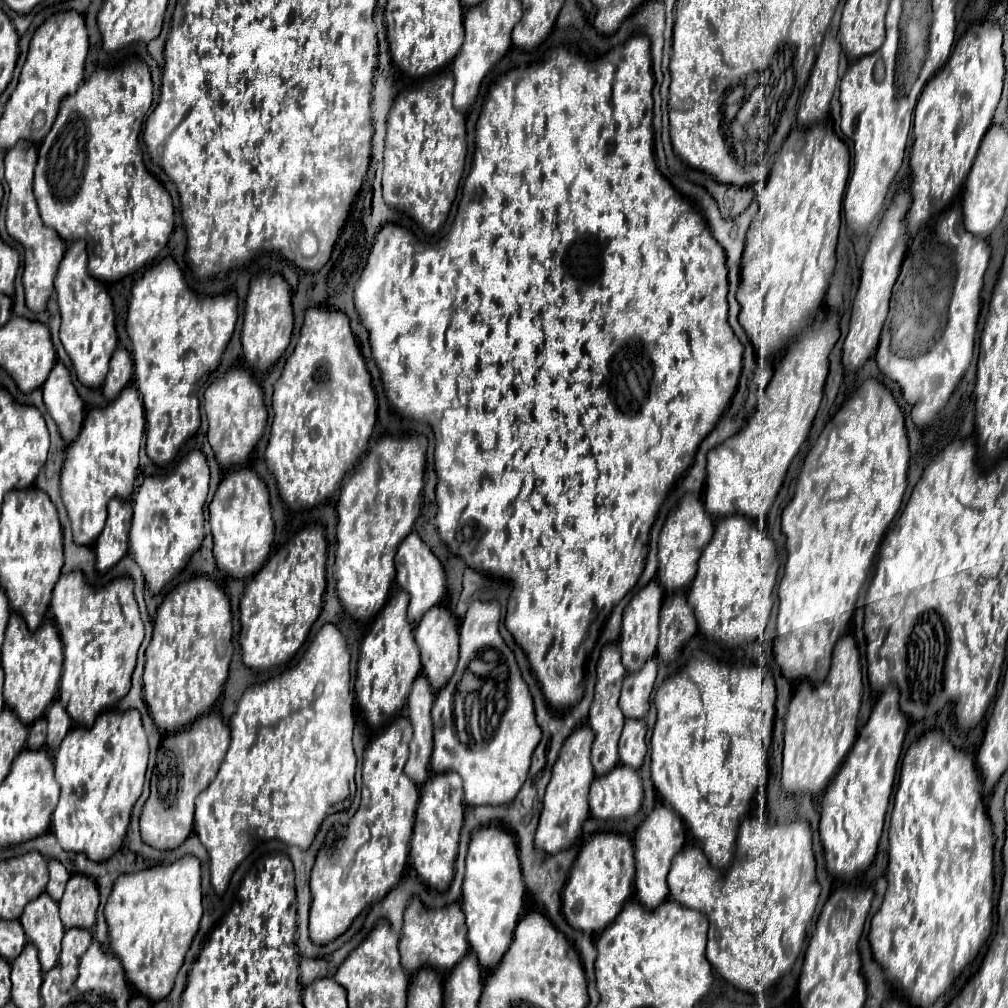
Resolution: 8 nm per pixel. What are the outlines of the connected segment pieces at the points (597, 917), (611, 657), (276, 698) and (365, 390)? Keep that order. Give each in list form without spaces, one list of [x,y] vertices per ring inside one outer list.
[[[598,832],[590,836],[572,864],[568,882],[562,894],[562,912],[568,924],[576,930],[584,930],[588,934],[598,934],[618,912],[622,904],[632,896],[632,880],[634,880],[634,850],[632,842],[624,834],[614,832]]]
[[[610,642],[602,648],[600,660],[596,666],[596,674],[598,674],[596,692],[594,692],[594,702],[590,706],[588,722],[590,722],[590,728],[596,736],[594,746],[592,746],[592,766],[596,770],[596,776],[602,776],[618,764],[618,740],[620,740],[622,726],[624,726],[624,714],[618,706],[618,698],[620,698],[620,688],[622,688],[622,680],[626,676],[626,670],[622,668],[622,662],[618,656],[618,642]]]
[[[328,622],[324,624],[316,638],[312,640],[312,644],[308,646],[308,650],[304,652],[304,656],[300,658],[300,662],[292,668],[292,670],[286,670],[262,684],[254,684],[250,686],[236,712],[232,714],[230,718],[230,728],[232,728],[232,740],[230,740],[230,748],[226,752],[226,758],[218,770],[218,776],[212,780],[212,784],[202,790],[196,798],[196,816],[194,816],[194,830],[202,842],[202,846],[208,850],[208,856],[210,856],[210,880],[212,880],[212,886],[216,890],[216,894],[224,894],[228,882],[230,882],[230,876],[232,872],[236,870],[236,866],[250,854],[252,850],[252,844],[256,840],[270,840],[270,838],[280,838],[284,844],[294,844],[302,850],[306,850],[310,844],[312,844],[312,838],[316,834],[316,830],[320,828],[322,820],[340,810],[336,808],[338,804],[346,802],[352,794],[354,788],[350,788],[350,784],[354,782],[354,772],[356,772],[356,756],[354,756],[354,750],[352,750],[352,730],[354,730],[354,714],[352,714],[352,704],[354,704],[354,696],[350,692],[350,654],[348,654],[348,648],[346,648],[346,638],[344,634],[338,630],[336,624]]]
[[[308,308],[300,340],[284,364],[282,376],[274,386],[274,422],[266,448],[268,468],[274,472],[280,496],[290,510],[314,508],[334,494],[342,478],[366,454],[368,440],[376,424],[376,398],[372,378],[360,354],[350,320],[344,312],[326,308]]]

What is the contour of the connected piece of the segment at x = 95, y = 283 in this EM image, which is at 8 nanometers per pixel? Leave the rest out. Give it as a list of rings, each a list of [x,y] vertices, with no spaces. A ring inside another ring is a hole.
[[[82,240],[70,242],[66,246],[64,258],[58,266],[54,288],[56,288],[56,296],[58,296],[60,314],[62,314],[60,340],[64,344],[64,350],[72,358],[78,380],[88,388],[100,388],[104,384],[104,378],[108,372],[110,356],[118,344],[118,336],[116,336],[116,328],[114,328],[112,298],[110,298],[106,286],[88,274],[86,264],[88,264],[86,244],[82,244]]]

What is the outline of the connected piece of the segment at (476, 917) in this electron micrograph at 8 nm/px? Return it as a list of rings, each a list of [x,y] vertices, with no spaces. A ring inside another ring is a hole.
[[[490,824],[490,828],[476,828],[470,834],[468,842],[460,904],[466,914],[470,950],[476,952],[482,968],[494,968],[508,950],[514,928],[524,908],[524,894],[526,888],[520,874],[520,860],[514,836],[494,824]]]

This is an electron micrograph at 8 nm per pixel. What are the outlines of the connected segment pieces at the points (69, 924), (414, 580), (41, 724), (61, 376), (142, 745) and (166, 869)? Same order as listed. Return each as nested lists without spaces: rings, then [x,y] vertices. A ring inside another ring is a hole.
[[[70,876],[60,900],[60,918],[66,928],[92,928],[96,924],[100,894],[88,876]]]
[[[410,532],[396,552],[396,582],[402,590],[410,594],[408,618],[410,622],[418,622],[426,610],[436,606],[446,594],[446,578],[440,560],[430,552],[430,548],[420,540],[416,532]]]
[[[38,718],[34,724],[30,724],[30,736],[28,736],[28,748],[38,750],[46,742],[46,718]]]
[[[58,362],[50,376],[46,378],[46,384],[42,384],[44,392],[44,404],[48,414],[54,418],[54,422],[60,428],[60,434],[66,444],[70,444],[84,420],[84,402],[80,400],[68,368]]]
[[[132,708],[130,712],[110,710],[98,716],[98,720],[90,728],[74,726],[70,730],[70,736],[62,740],[54,756],[54,766],[56,782],[60,784],[60,800],[52,814],[52,832],[58,838],[60,846],[66,852],[84,852],[90,856],[90,860],[96,862],[110,858],[124,840],[132,806],[140,798],[144,786],[144,774],[148,766],[148,738],[144,734],[140,712]]]
[[[182,856],[168,866],[154,866],[132,874],[122,874],[104,908],[108,934],[114,954],[122,960],[126,978],[152,1002],[170,994],[184,954],[198,930],[202,918],[200,862],[194,856]]]

